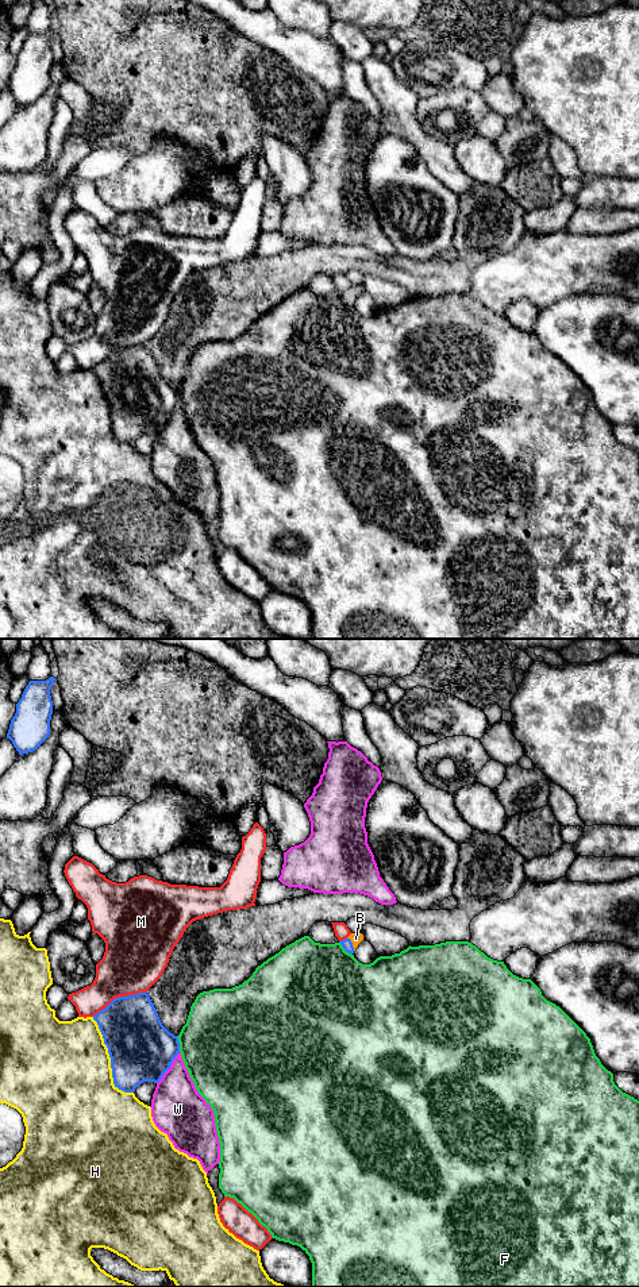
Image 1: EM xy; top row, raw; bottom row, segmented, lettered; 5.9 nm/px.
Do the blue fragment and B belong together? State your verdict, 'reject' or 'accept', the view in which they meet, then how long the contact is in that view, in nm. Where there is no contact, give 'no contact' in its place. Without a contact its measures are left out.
accept | xy | 90 nm

